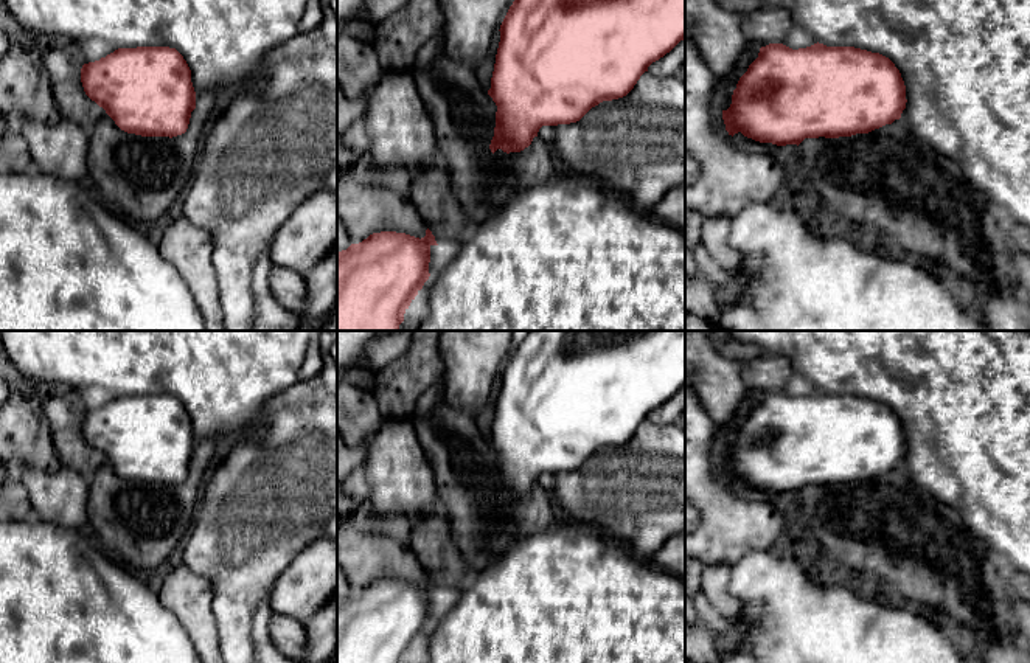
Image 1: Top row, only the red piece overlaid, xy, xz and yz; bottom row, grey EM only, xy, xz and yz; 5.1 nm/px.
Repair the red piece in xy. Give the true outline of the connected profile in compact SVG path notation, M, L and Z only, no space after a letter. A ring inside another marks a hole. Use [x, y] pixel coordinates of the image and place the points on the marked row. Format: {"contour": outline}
{"contour": "M169 47L118 48L84 64L81 82L85 95L127 134L182 135L196 109L191 70Z"}

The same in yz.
{"contour": "M819 42L799 50L769 43L739 78L722 120L732 137L741 132L760 143L799 146L805 138L851 137L892 124L901 118L906 102L900 70L879 53Z"}

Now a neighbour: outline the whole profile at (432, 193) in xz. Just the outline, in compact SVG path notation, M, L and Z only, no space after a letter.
M438 149L432 166L412 174L412 199L438 245L458 247L463 244L469 225Z

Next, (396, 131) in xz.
M385 71L367 95L360 135L364 154L373 165L404 166L412 174L433 165L433 123L409 71Z

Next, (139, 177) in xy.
M214 89L197 95L186 132L172 138L127 134L106 113L89 135L92 193L141 227L165 216L191 183L214 101Z

